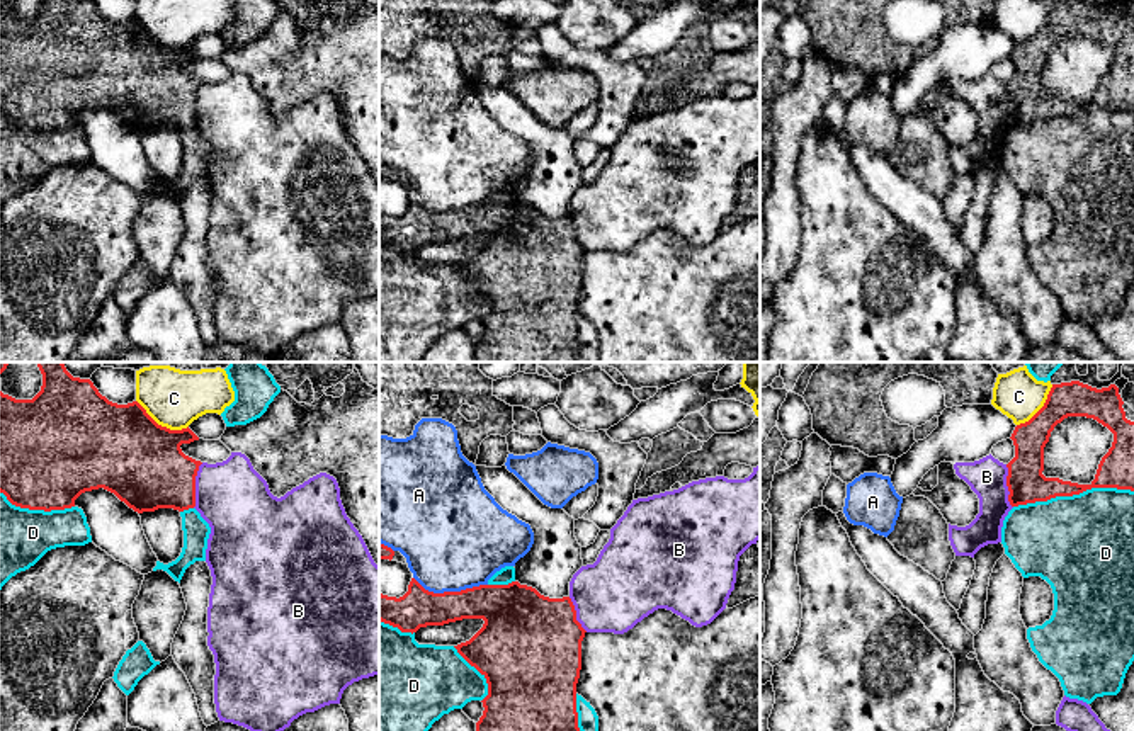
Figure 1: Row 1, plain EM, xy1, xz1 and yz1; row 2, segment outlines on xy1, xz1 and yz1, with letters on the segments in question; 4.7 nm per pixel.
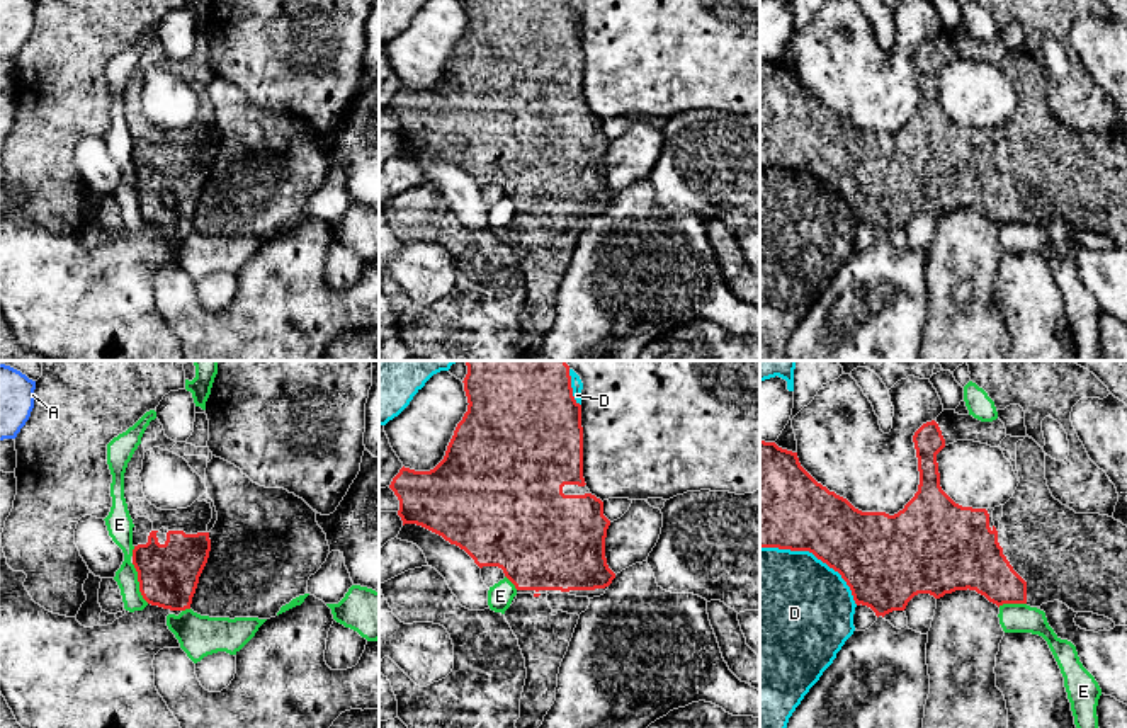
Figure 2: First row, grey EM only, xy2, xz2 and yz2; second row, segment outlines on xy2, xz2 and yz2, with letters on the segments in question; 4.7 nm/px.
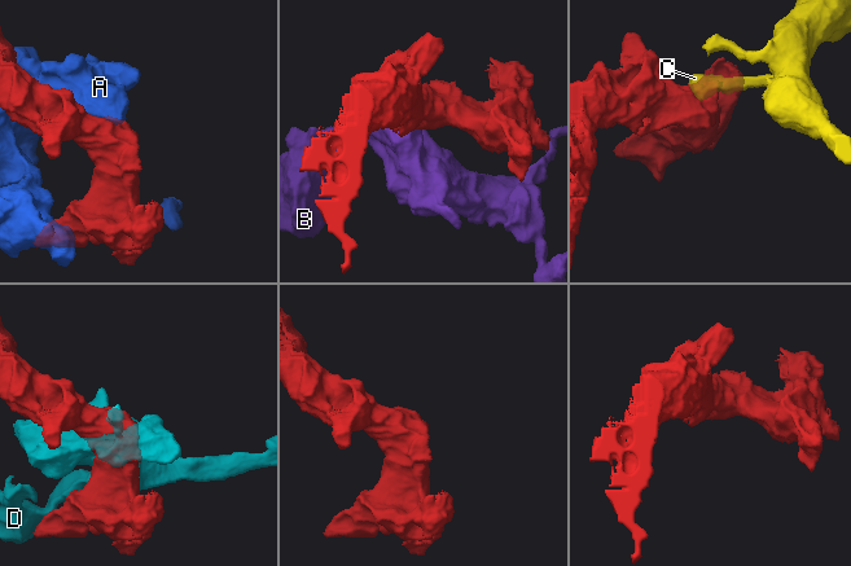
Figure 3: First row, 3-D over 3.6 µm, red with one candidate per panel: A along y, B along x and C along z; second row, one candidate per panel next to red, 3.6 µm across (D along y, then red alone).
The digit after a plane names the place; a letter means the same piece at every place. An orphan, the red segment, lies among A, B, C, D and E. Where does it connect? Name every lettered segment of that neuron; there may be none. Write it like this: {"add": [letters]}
{"add": []}

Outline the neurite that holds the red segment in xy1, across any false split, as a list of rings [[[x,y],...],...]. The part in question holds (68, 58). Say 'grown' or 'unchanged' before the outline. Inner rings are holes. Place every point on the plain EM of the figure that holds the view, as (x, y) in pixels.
unchanged | [[[43,0],[32,19],[15,19],[0,10],[0,112],[15,126],[51,131],[71,128],[82,112],[104,107],[138,133],[158,128],[184,131],[196,126],[196,95],[202,82],[185,75],[180,65],[194,60],[199,56],[189,46],[162,46],[138,20],[112,22],[92,0]]]

